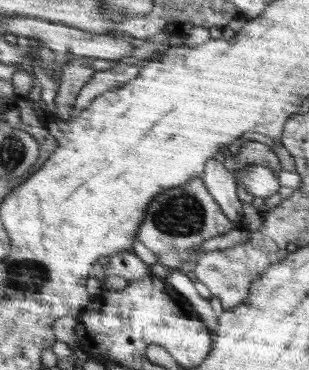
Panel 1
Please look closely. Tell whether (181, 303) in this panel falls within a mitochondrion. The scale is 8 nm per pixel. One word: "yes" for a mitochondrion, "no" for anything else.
no

